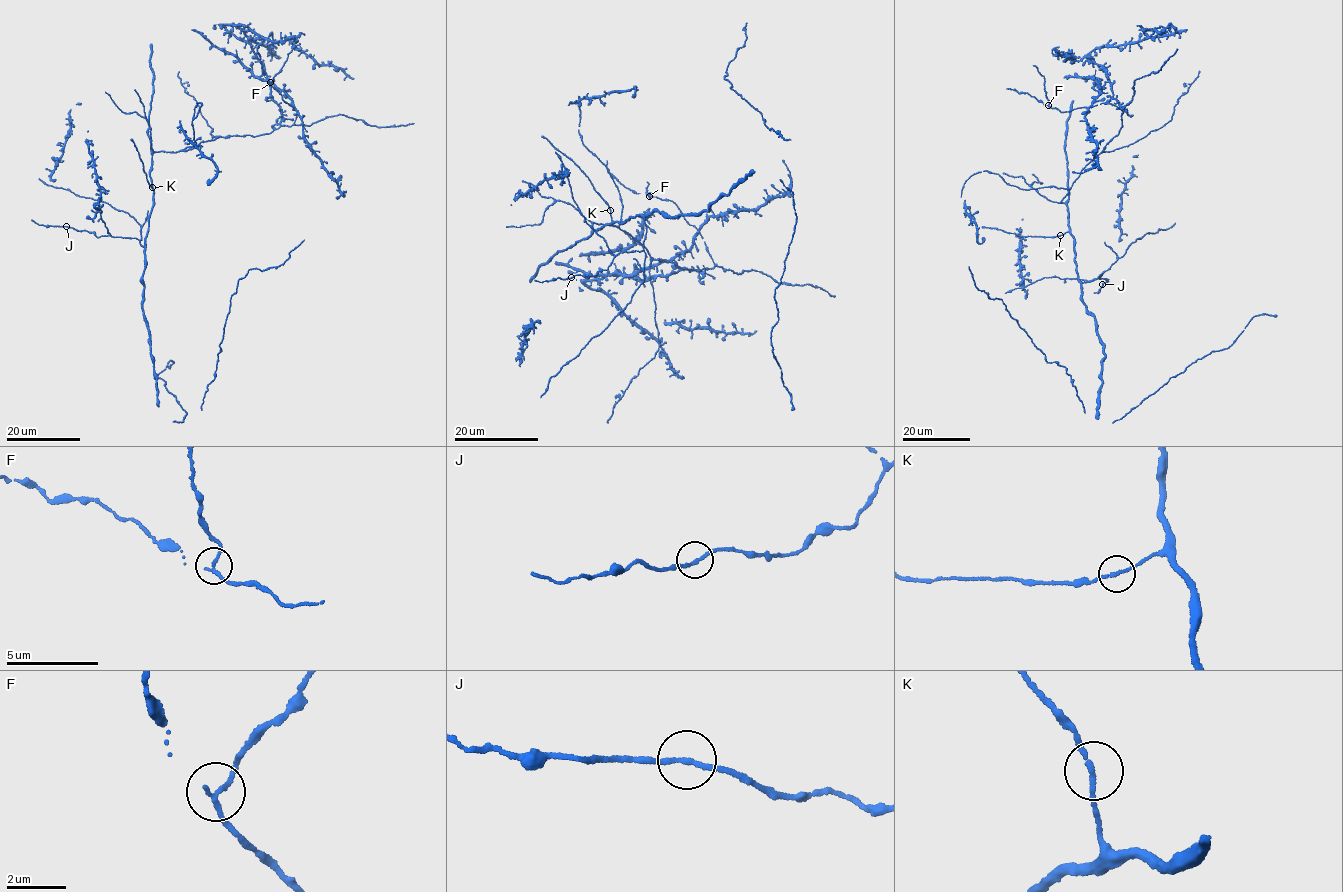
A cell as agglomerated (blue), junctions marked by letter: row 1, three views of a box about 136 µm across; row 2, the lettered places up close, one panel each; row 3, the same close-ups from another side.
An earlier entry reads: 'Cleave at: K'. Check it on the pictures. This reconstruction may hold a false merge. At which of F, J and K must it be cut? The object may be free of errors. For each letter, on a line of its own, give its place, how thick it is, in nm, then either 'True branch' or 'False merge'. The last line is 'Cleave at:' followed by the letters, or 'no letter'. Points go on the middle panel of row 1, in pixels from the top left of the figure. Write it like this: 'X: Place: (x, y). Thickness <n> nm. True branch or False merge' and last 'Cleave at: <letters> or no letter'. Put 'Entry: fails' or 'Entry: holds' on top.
Entry: fails
F: Place: (649, 196). Thickness 160 nm. False merge
J: Place: (571, 277). Thickness 160 nm. True branch
K: Place: (610, 210). Thickness 150 nm. True branch
Cleave at: F

